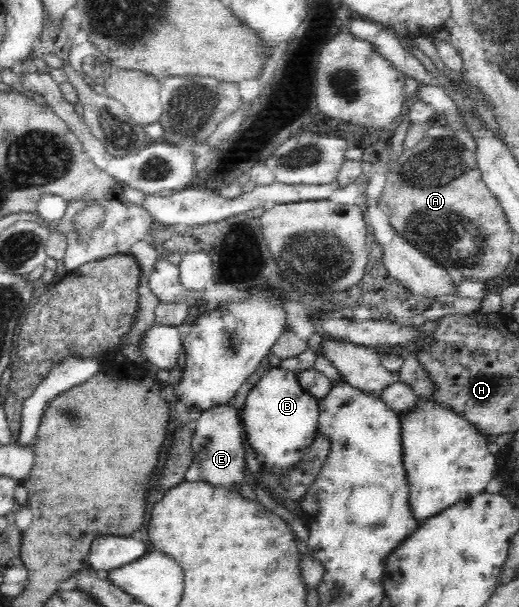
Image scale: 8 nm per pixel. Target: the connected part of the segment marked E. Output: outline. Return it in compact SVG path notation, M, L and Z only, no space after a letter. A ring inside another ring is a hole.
M226 403L207 411L202 411L200 418L192 425L194 432L193 440L190 444L192 462L200 466L200 479L214 486L214 488L226 488L226 490L236 490L236 484L250 482L246 479L246 459L244 459L244 442L242 442L242 426L238 419L238 412L232 403Z

